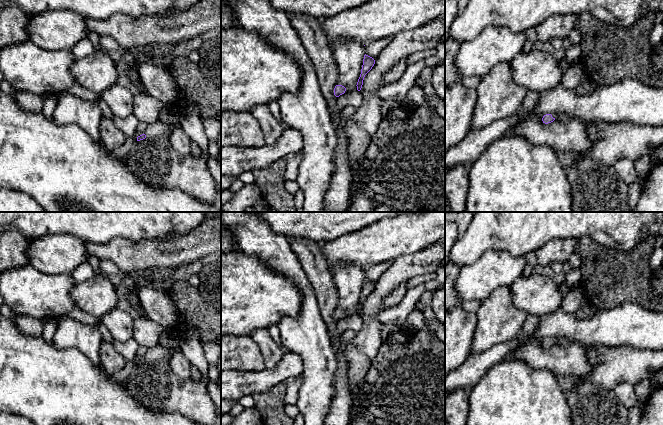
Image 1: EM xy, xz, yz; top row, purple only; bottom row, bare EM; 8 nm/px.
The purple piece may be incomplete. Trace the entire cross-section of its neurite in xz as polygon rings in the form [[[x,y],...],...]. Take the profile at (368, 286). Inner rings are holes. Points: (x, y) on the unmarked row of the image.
[[[365,278],[364,283],[363,283],[361,298],[360,298],[359,303],[358,303],[357,309],[356,309],[358,315],[360,315],[362,312],[365,299],[372,293],[374,288],[375,288],[375,284],[372,281]]]

